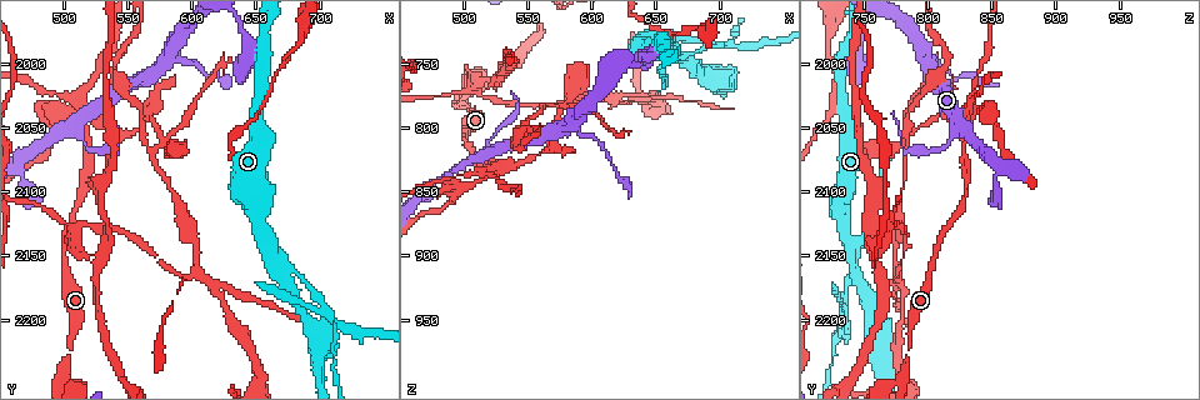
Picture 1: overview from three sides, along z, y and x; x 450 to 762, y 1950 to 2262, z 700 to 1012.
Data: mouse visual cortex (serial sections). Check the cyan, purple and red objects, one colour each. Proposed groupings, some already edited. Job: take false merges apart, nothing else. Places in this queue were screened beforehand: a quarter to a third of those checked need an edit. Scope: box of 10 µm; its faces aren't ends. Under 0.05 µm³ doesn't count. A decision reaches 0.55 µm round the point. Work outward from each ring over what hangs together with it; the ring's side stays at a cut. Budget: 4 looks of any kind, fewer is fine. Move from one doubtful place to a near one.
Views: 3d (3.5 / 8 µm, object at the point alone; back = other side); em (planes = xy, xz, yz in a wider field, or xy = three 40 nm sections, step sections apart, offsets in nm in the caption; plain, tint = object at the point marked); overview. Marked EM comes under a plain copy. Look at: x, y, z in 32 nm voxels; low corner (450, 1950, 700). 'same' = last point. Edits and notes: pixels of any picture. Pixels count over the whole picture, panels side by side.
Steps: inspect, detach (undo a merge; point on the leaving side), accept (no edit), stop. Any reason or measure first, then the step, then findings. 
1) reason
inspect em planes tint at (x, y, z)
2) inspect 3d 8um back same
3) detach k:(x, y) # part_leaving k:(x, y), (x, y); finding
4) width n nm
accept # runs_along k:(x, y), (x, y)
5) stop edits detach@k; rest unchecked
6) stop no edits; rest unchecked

a fork
inspect 3d 3.5um at (530, 2044, 832)

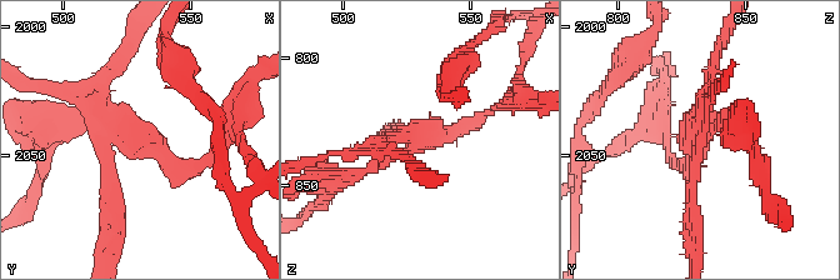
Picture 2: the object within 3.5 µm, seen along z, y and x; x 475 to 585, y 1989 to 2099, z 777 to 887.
arms 4; arm_widths 150, 150, 150, 200 nm
inspect em xy step 3 tint at (530, 2043, 830)

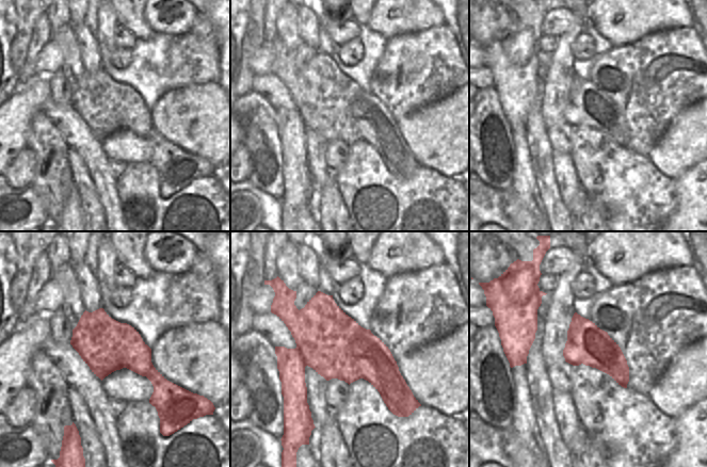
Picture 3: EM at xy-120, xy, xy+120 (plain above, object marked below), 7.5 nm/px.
detach 2:(73, 124) # border 3:(299, 310), (299, 321), (291, 332); a second cell is stuck on

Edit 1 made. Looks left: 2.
sharp bend
inspect 3d 3.5um at (500, 2242, 782)

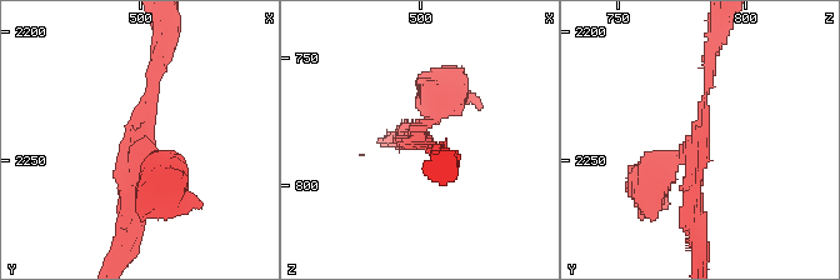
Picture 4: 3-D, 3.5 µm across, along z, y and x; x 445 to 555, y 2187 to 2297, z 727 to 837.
inspect em xy step 2 tint at (499, 2244, 782)

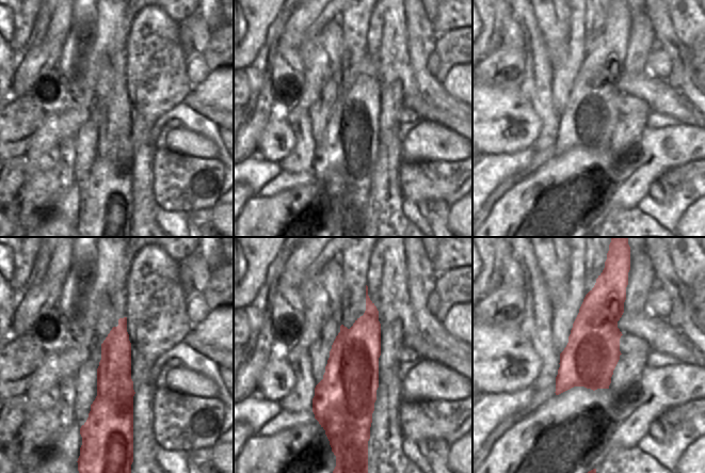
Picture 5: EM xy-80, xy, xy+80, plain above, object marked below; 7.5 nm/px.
accept # runs_along 4:(709, 63), (699, 146), (645, 189); continuous, no second cell

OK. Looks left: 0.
stop edits detach@2; rest unchecked

